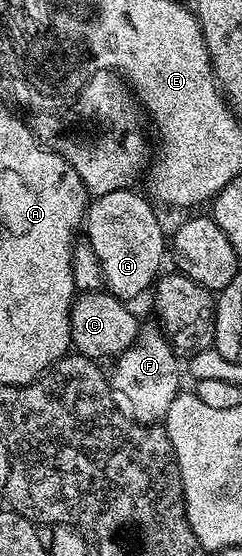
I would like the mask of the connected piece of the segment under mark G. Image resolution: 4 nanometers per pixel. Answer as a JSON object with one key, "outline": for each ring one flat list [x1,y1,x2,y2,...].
{"outline":[[124,187,93,197,84,221,84,236,92,250,96,250,105,291,127,302,157,281,163,271,162,255,168,252,168,236,162,233,162,224,154,213,155,205,145,195,130,191,129,187]]}

